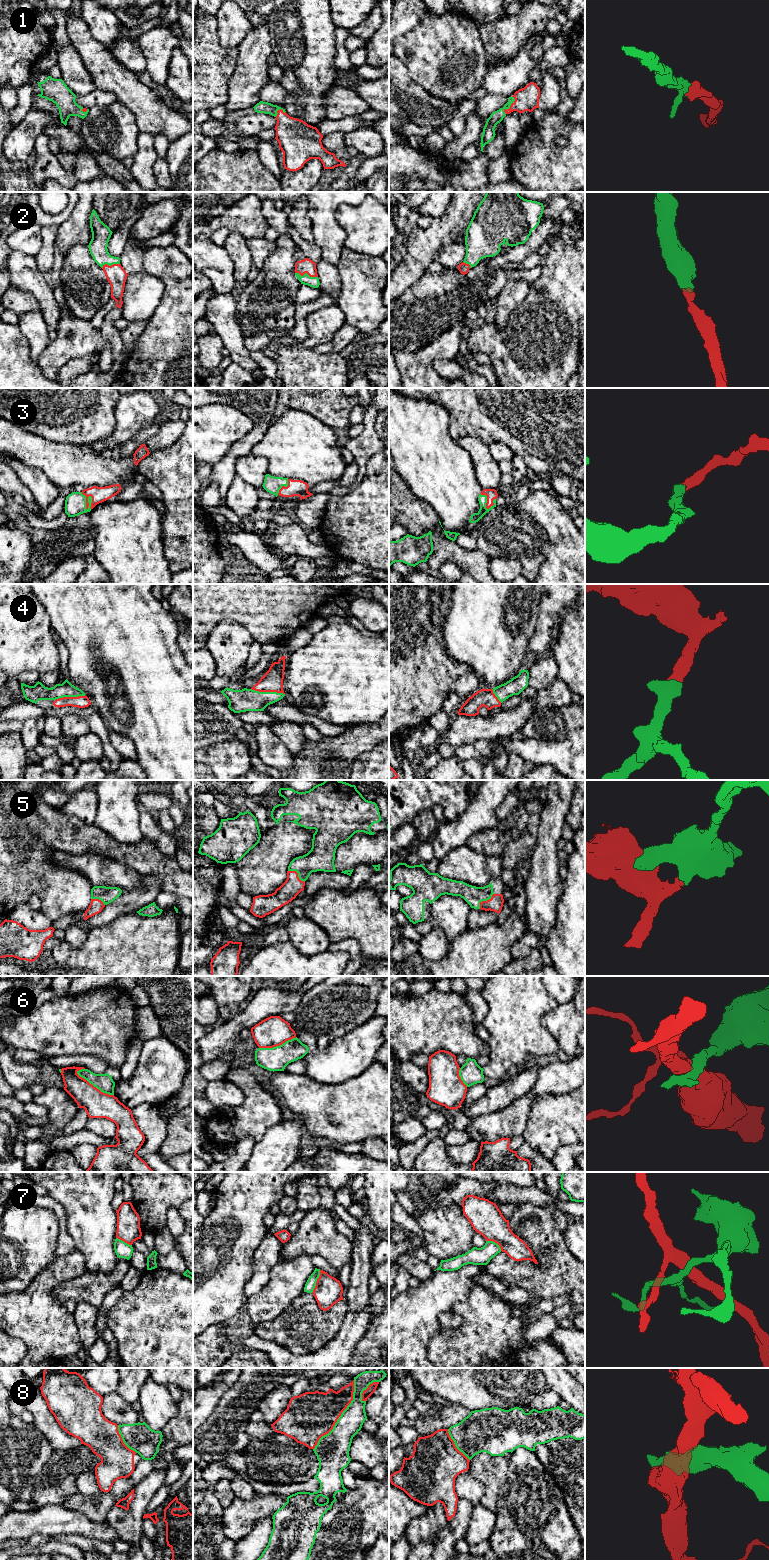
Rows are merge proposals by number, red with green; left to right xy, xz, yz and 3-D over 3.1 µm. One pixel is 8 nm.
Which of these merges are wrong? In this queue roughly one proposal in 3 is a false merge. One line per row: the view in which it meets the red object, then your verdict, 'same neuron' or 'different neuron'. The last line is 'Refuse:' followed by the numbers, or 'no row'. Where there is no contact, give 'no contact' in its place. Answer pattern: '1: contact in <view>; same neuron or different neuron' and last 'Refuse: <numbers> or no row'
1: contact in yz; same neuron
2: contact in xz; same neuron
3: contact in xy; same neuron
4: contact in xz; same neuron
5: contact in yz; same neuron
6: contact in xy; different neuron
7: contact in xz; different neuron
8: contact in xz; different neuron
Refuse: 6, 7, 8

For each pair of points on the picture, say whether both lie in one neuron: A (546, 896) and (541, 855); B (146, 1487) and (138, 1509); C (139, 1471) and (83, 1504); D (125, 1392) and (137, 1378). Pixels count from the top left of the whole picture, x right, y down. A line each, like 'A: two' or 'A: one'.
A: one
B: one
C: one
D: one

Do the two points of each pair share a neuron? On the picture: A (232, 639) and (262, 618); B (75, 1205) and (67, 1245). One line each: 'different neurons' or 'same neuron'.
A: different neurons
B: different neurons

